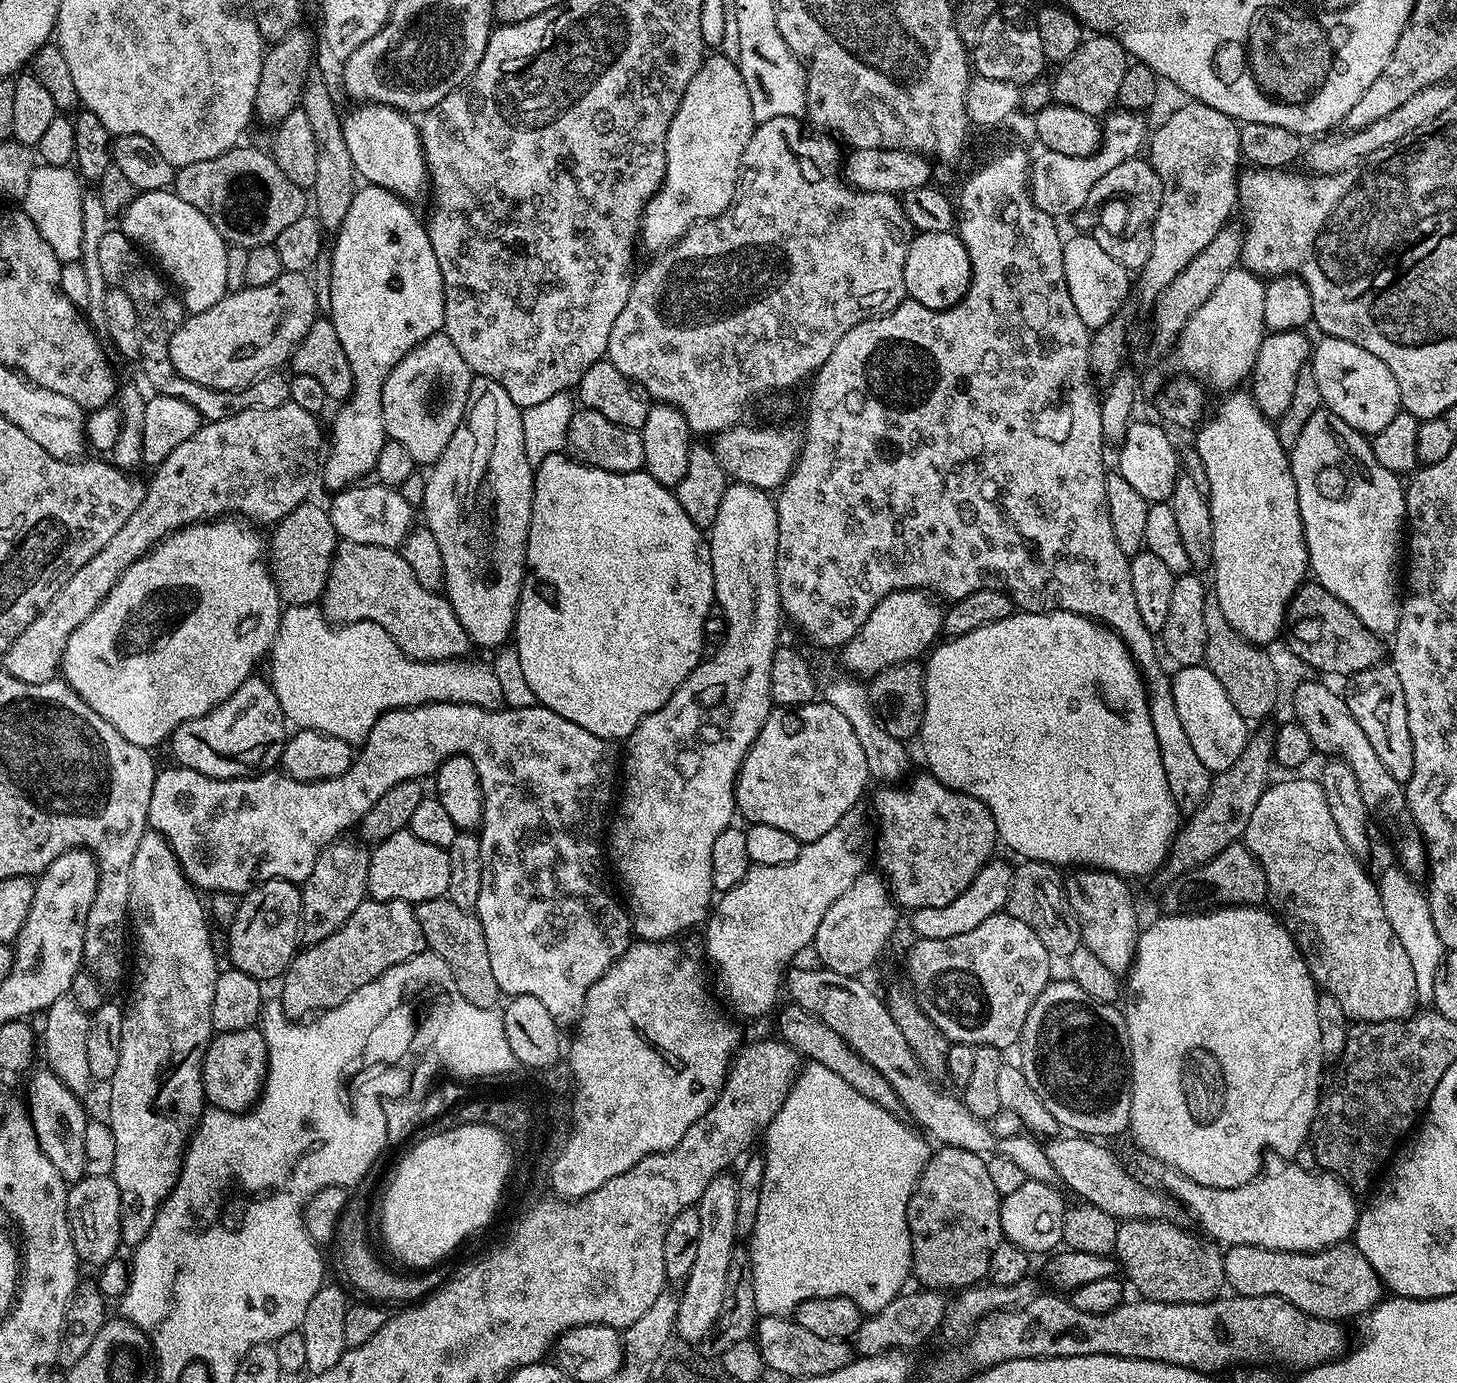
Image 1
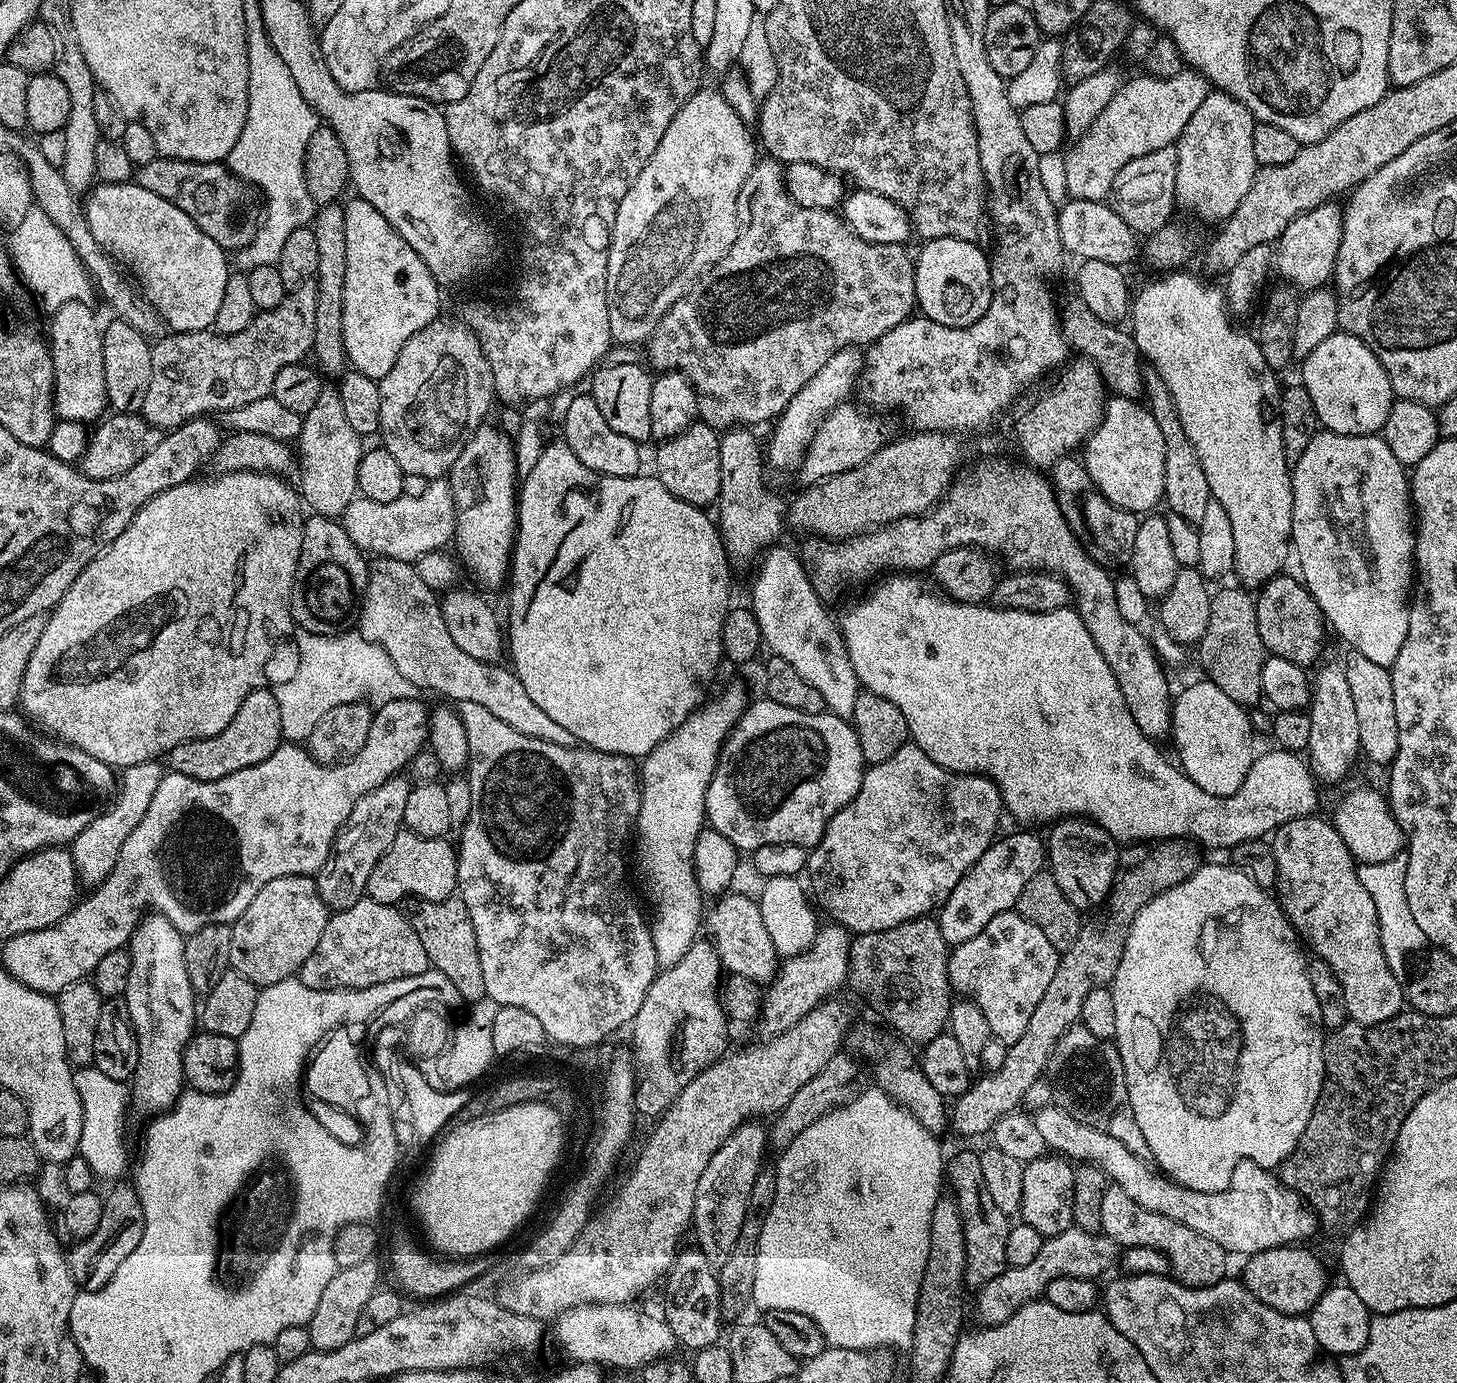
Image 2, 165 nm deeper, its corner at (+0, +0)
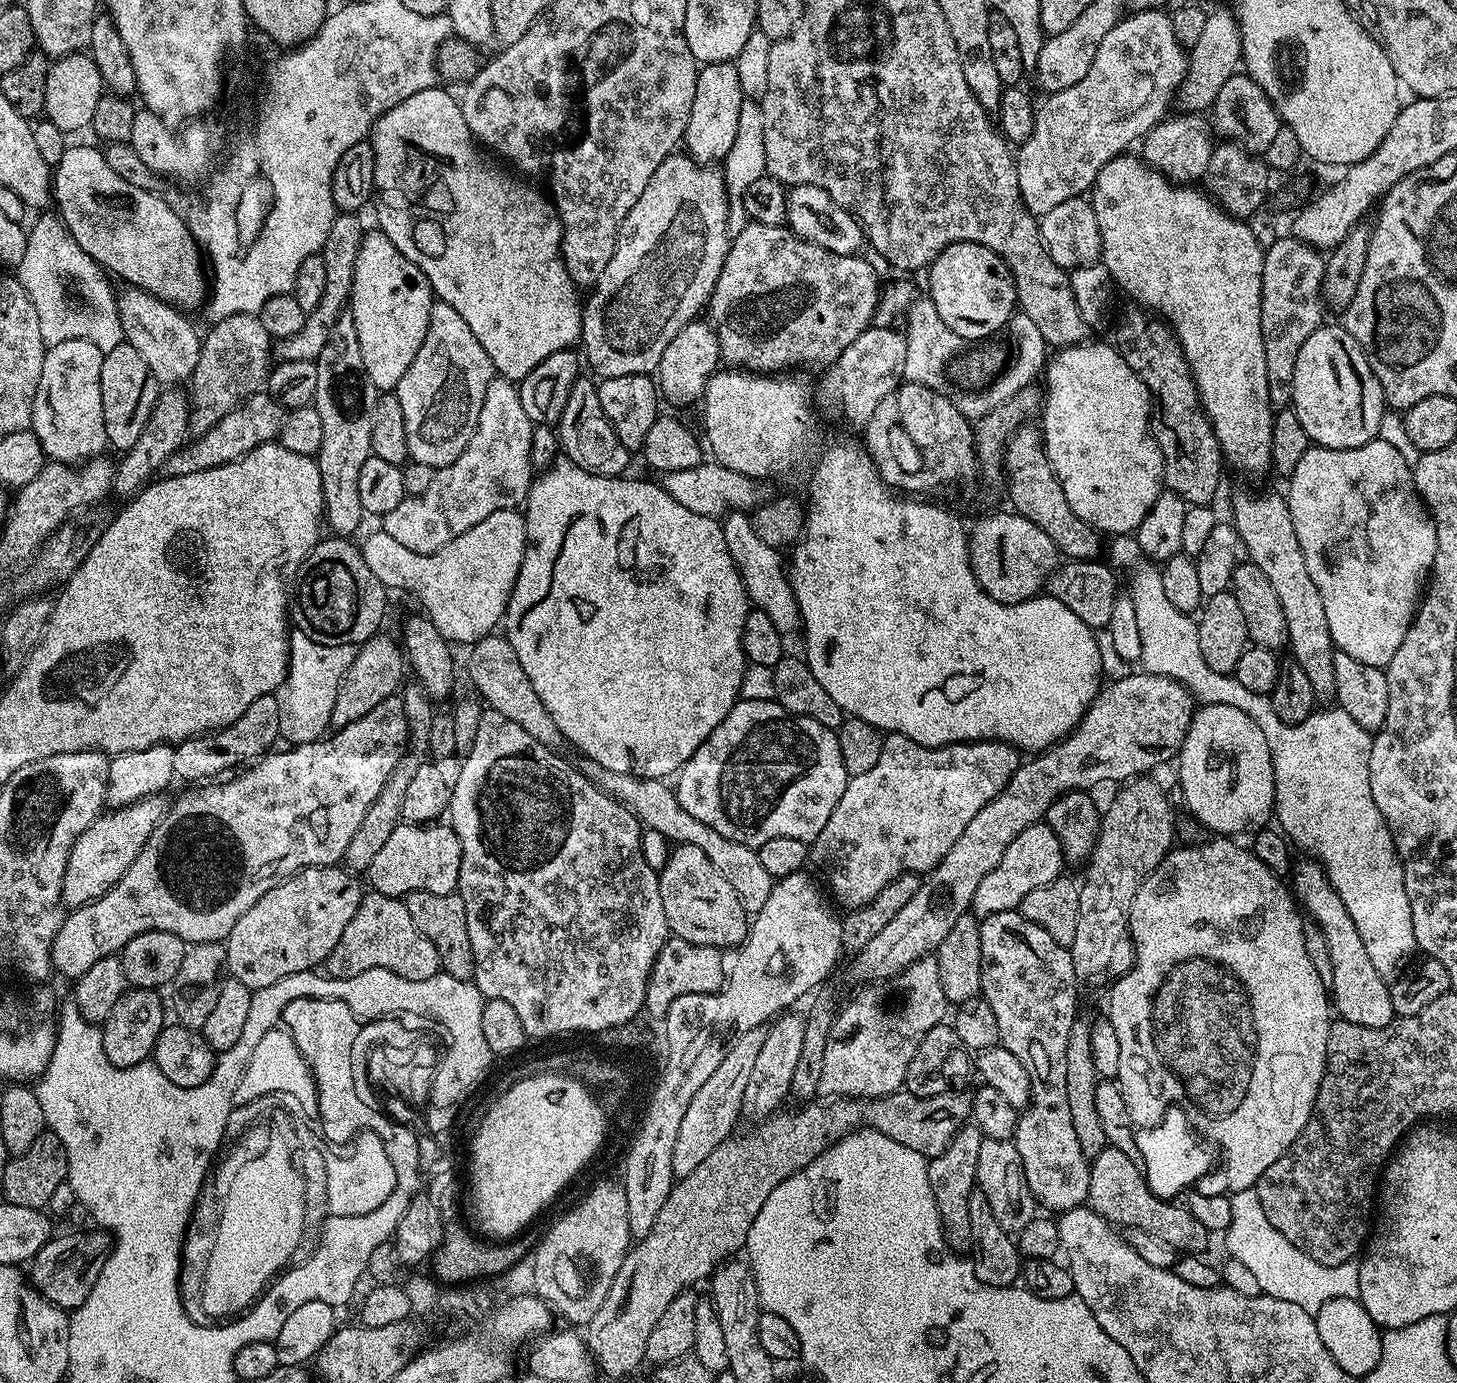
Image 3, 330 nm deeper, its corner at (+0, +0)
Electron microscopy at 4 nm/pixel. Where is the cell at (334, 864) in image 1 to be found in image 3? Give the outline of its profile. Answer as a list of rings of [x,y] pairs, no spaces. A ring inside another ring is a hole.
[[[419,682],[411,683],[405,683],[398,692],[402,702],[402,710],[406,714],[406,722],[408,723],[410,750],[405,751],[398,766],[394,766],[386,786],[382,786],[382,794],[378,794],[378,798],[374,798],[370,810],[366,810],[366,818],[362,818],[362,826],[358,826],[354,838],[350,838],[350,846],[346,846],[346,854],[342,864],[353,874],[367,873],[370,862],[374,862],[374,854],[378,854],[378,850],[386,843],[386,838],[390,838],[390,834],[394,834],[396,825],[401,823],[400,815],[402,814],[402,801],[406,795],[406,785],[411,782],[418,766],[422,766],[428,756],[430,722],[436,717],[437,709],[434,707],[432,697],[426,694],[423,686]]]

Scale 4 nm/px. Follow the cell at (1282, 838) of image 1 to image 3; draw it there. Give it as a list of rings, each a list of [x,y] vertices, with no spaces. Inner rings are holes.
[[[1304,858],[1301,864],[1299,861],[1290,873],[1290,888],[1299,907],[1310,917],[1311,923],[1317,924],[1322,934],[1326,934],[1326,950],[1330,950],[1330,970],[1334,970],[1330,1000],[1335,1011],[1336,1008],[1340,1011],[1337,1012],[1339,1019],[1354,1026],[1386,1026],[1396,1016],[1388,993],[1389,981],[1384,980],[1378,970],[1374,970],[1370,954],[1366,954],[1366,945],[1358,935],[1358,926],[1354,926],[1354,918],[1350,918],[1346,906],[1342,906],[1342,898],[1338,898],[1334,886],[1328,881],[1324,867],[1312,858]]]

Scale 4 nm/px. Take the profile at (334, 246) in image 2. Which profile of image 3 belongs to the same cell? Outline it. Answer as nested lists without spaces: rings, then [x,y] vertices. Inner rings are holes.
[[[345,310],[338,318],[330,334],[330,342],[316,359],[318,390],[314,406],[322,417],[322,446],[315,462],[322,474],[324,495],[323,519],[333,528],[335,535],[348,538],[366,520],[362,501],[358,499],[358,477],[366,458],[372,455],[370,430],[374,426],[374,410],[378,393],[370,374],[366,374],[366,362],[362,362],[362,346],[358,346],[358,330],[354,330],[351,311]]]

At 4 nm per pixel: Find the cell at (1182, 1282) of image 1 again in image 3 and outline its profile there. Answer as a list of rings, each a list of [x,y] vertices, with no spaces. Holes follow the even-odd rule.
[[[1114,1147],[1104,1148],[1090,1160],[1090,1190],[1087,1207],[1093,1208],[1098,1215],[1106,1218],[1113,1226],[1146,1230],[1146,1234],[1154,1234],[1170,1242],[1177,1253],[1200,1254],[1205,1250],[1210,1233],[1194,1214],[1183,1203],[1176,1204],[1171,1199],[1164,1199],[1151,1192],[1147,1178],[1141,1165],[1132,1160],[1122,1150]]]

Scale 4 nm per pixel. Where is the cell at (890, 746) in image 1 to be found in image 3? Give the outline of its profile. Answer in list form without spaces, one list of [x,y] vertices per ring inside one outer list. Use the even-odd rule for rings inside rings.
[[[729,512],[723,517],[723,537],[726,538],[727,550],[739,570],[743,585],[748,591],[752,608],[761,608],[774,621],[774,626],[785,634],[801,627],[800,607],[796,604],[796,595],[789,582],[786,560],[783,553],[769,546],[754,533],[751,517],[744,512]]]

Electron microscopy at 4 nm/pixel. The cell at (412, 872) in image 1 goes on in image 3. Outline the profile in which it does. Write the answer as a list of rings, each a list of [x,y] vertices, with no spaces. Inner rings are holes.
[[[433,822],[430,824],[396,825],[394,834],[386,838],[386,843],[374,854],[374,862],[370,862],[366,880],[370,883],[371,891],[387,896],[403,898],[411,892],[429,892],[430,894],[450,894],[460,887],[460,871],[462,870],[462,845],[459,836],[447,823]]]

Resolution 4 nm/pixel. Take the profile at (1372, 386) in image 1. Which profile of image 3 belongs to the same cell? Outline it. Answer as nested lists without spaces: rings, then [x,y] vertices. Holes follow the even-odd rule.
[[[1321,326],[1314,330],[1314,334],[1302,342],[1302,350],[1298,350],[1290,406],[1298,414],[1298,422],[1302,422],[1302,430],[1306,430],[1313,445],[1322,448],[1357,448],[1380,435],[1380,423],[1386,411],[1384,391],[1368,365],[1368,356],[1360,349],[1356,339],[1343,326],[1328,327]]]

